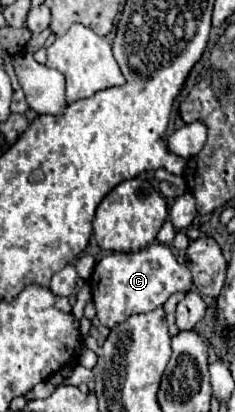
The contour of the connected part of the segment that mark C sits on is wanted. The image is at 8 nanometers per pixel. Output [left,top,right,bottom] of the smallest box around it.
[89,243,191,327]

